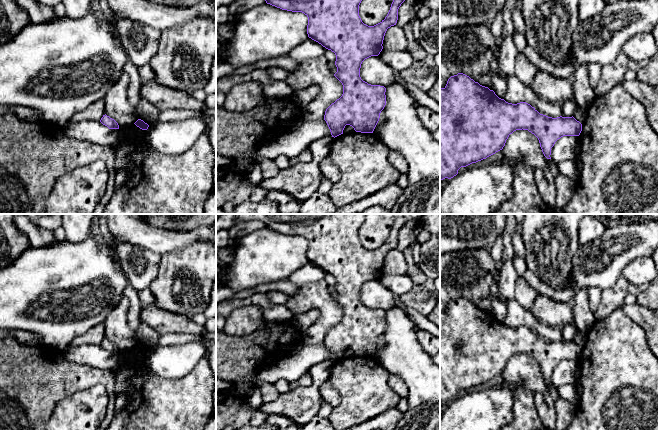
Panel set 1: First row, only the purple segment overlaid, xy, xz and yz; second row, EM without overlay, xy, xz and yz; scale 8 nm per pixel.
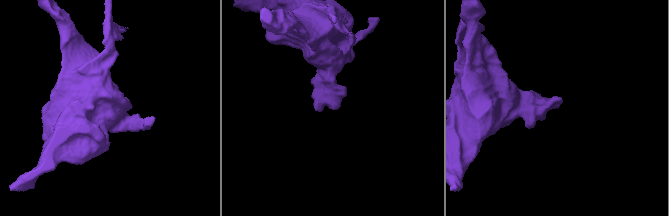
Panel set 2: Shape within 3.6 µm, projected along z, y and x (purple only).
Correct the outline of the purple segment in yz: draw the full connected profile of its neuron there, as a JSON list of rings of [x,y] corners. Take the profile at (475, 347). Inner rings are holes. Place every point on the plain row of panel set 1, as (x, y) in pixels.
[[[463,297],[451,300],[446,310],[440,312],[440,403],[451,403],[458,398],[461,391],[486,383],[502,374],[509,359],[522,353],[528,354],[538,362],[544,380],[551,383],[551,372],[555,366],[563,360],[579,360],[582,348],[573,340],[552,342],[540,338],[526,326],[508,327],[499,322],[493,314],[480,309]]]

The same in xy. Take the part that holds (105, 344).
[[[106,338],[103,339],[103,341],[101,342],[100,346],[103,349],[107,350],[109,353],[119,353],[118,347],[114,343],[110,342],[109,340],[107,340]]]

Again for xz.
[[[238,214],[237,221],[259,220],[267,228],[292,236],[302,236],[308,241],[307,258],[312,264],[318,266],[323,271],[331,274],[336,279],[335,289],[337,296],[334,300],[343,309],[343,318],[332,327],[325,335],[324,344],[326,345],[332,361],[343,358],[346,349],[350,349],[356,356],[373,357],[380,337],[386,329],[386,312],[380,309],[371,309],[363,305],[360,301],[362,286],[371,281],[378,280],[383,273],[383,264],[388,252],[396,249],[398,244],[398,233],[406,224],[404,214],[393,214],[393,226],[390,234],[380,247],[374,250],[364,248],[359,240],[359,229],[365,220],[366,214]]]

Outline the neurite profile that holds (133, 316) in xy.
[[[128,283],[123,294],[129,300],[129,309],[127,313],[128,325],[133,331],[136,331],[142,323],[140,319],[142,304],[138,296],[138,291],[136,291],[132,285]]]

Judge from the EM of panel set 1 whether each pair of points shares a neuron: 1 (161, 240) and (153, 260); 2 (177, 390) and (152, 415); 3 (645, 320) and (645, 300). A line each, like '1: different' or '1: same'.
1: different
2: same
3: different

